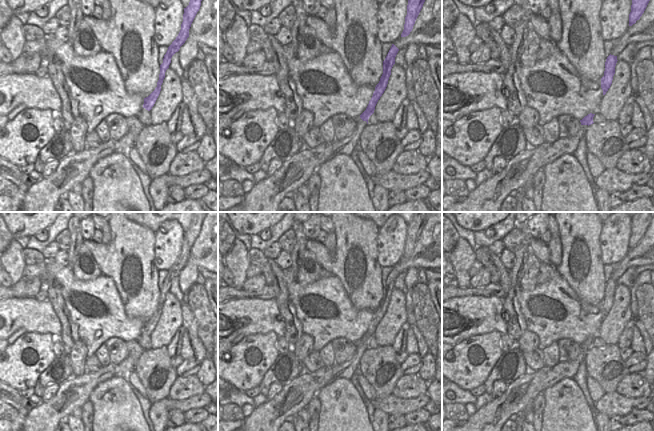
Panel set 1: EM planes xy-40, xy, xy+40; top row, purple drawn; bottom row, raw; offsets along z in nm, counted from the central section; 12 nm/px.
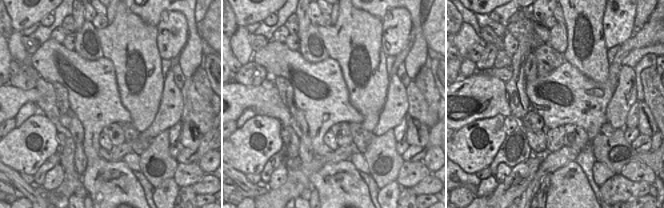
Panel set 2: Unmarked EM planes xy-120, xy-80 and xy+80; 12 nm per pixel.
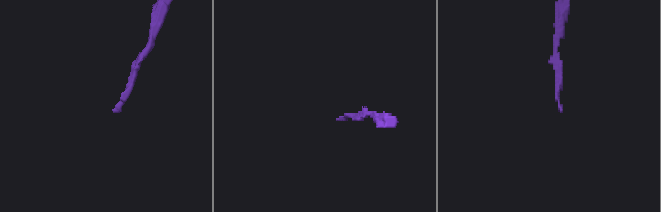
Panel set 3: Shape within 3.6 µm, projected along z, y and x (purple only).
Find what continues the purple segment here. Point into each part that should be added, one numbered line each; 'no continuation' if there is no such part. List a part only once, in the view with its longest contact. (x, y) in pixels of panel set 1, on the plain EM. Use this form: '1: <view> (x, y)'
1: xy (345, 370)

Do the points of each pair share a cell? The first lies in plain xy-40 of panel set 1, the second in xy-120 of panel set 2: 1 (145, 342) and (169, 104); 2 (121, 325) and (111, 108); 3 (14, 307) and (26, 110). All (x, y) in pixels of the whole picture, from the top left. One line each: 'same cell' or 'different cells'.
1: different cells
2: same cell
3: different cells

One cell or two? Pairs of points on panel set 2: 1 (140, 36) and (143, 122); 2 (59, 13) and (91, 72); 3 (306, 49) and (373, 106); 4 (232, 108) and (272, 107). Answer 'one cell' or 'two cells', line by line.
1: one cell
2: two cells
3: two cells
4: one cell

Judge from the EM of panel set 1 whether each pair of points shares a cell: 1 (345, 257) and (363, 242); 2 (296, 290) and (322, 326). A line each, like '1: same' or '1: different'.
1: same
2: same

